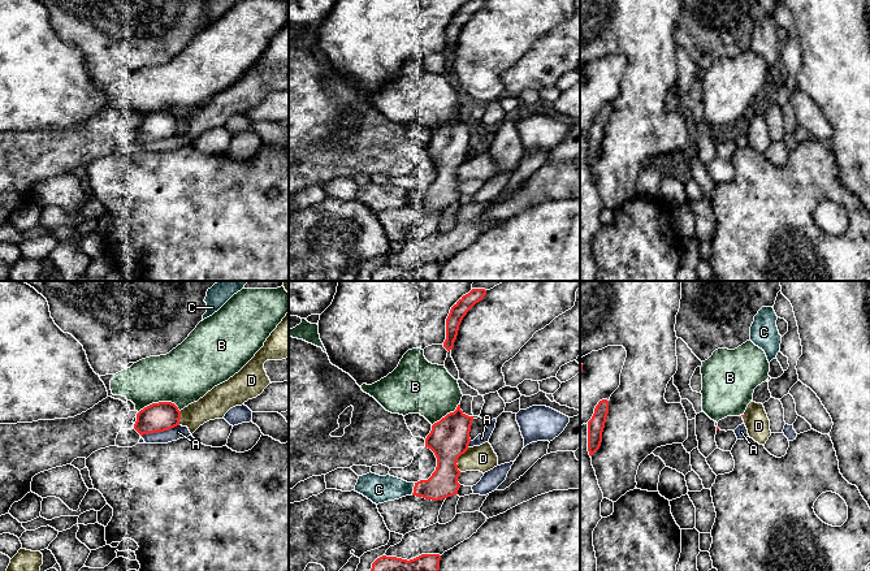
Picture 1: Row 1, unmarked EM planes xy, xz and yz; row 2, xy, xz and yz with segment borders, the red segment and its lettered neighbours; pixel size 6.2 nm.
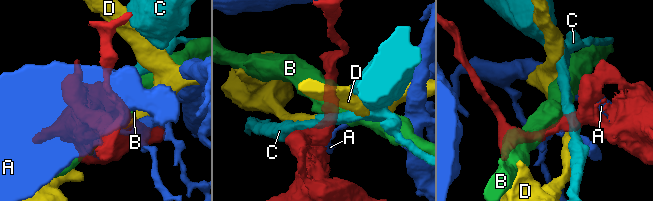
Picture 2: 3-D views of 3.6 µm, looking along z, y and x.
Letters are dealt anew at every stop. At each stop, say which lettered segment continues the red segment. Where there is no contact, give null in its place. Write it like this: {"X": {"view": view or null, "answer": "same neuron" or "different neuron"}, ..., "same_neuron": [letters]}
{"A": {"view": "xy", "answer": "different neuron"}, "B": {"view": "xy", "answer": "different neuron"}, "C": {"view": "xz", "answer": "different neuron"}, "D": {"view": "xz", "answer": "different neuron"}, "same_neuron": []}

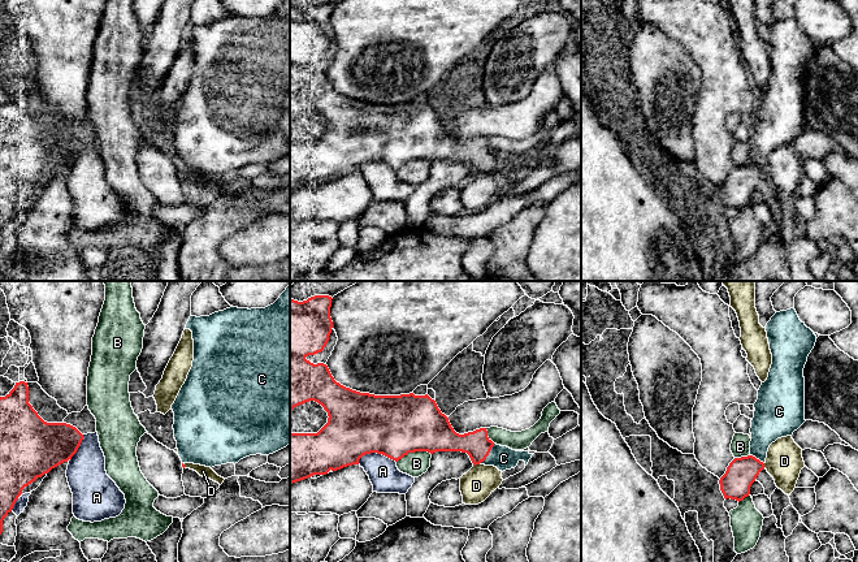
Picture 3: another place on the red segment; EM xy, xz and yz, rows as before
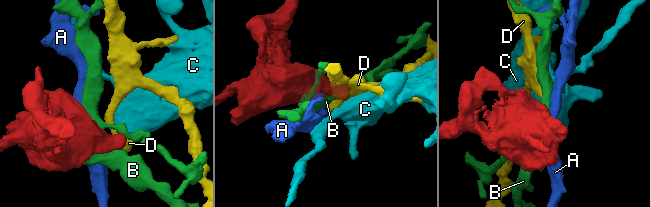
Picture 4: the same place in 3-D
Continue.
{"A": {"view": "xz", "answer": "different neuron"}, "B": {"view": "xz", "answer": "different neuron"}, "C": {"view": "xz", "answer": "same neuron"}, "D": {"view": "xz", "answer": "different neuron"}, "same_neuron": ["C"]}

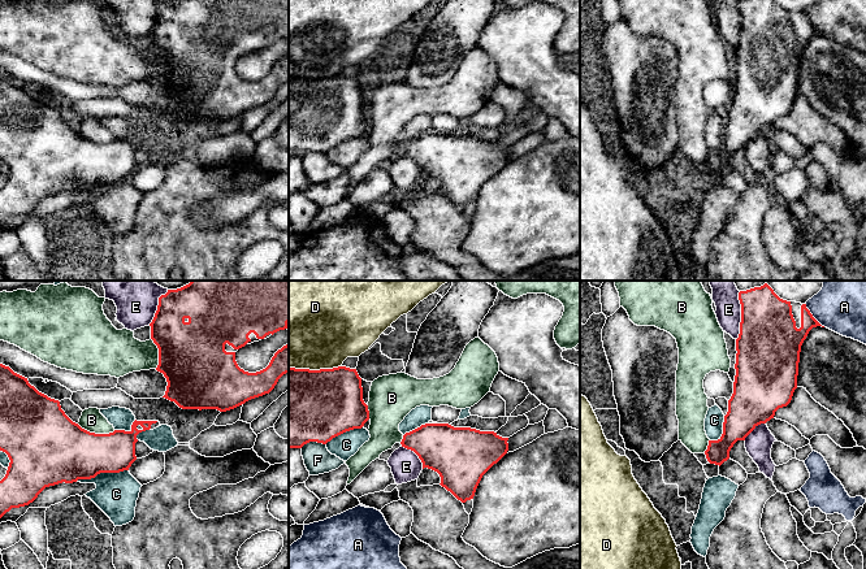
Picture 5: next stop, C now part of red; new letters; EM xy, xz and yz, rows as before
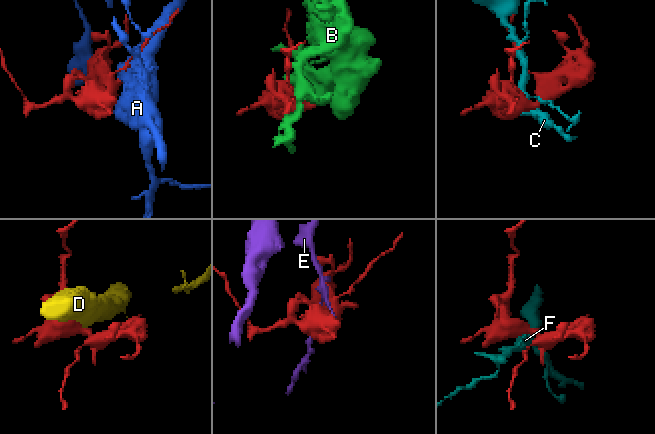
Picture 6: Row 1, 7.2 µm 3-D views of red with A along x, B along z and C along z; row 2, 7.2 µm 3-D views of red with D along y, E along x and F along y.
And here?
{"A": {"view": "yz", "answer": "different neuron"}, "B": {"view": "xy", "answer": "different neuron"}, "C": {"view": "xy", "answer": "different neuron"}, "D": {"view": "xz", "answer": "different neuron"}, "E": {"view": "yz", "answer": "different neuron"}, "F": {"view": "xz", "answer": "different neuron"}, "same_neuron": []}

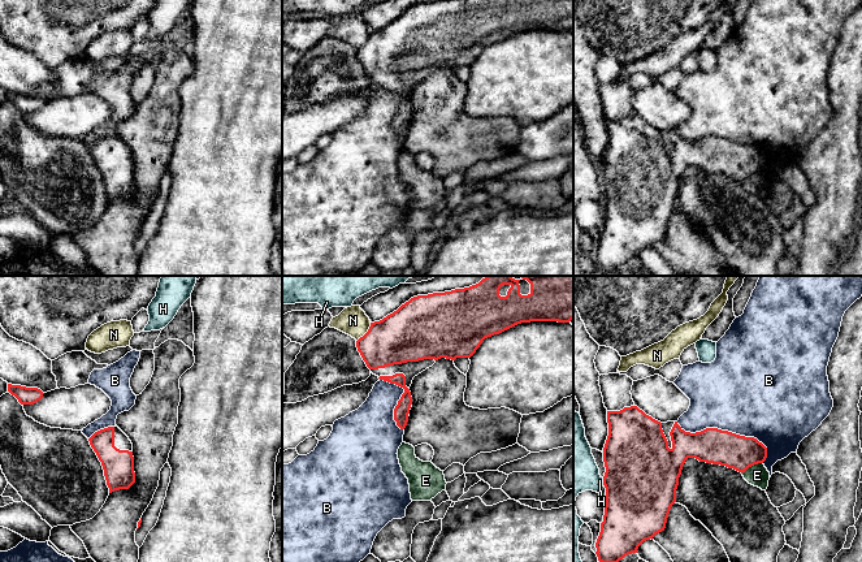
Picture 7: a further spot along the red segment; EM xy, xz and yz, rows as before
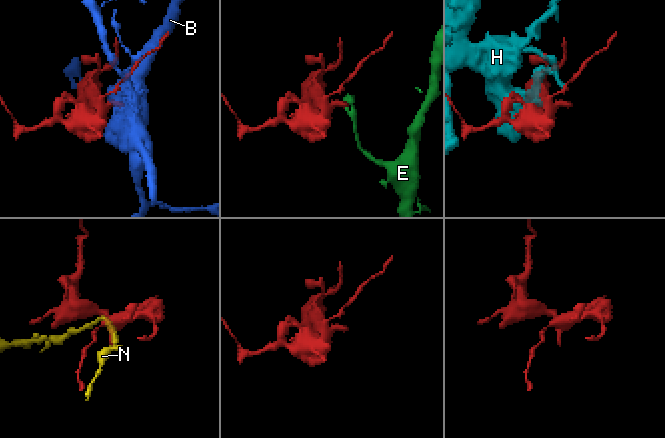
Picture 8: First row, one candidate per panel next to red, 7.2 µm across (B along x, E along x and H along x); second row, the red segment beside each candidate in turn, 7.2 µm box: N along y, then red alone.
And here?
{"B": {"view": "yz", "answer": "different neuron"}, "E": {"view": "yz", "answer": "different neuron"}, "H": {"view": "yz", "answer": "different neuron"}, "N": {"view": "xz", "answer": "different neuron"}, "same_neuron": []}

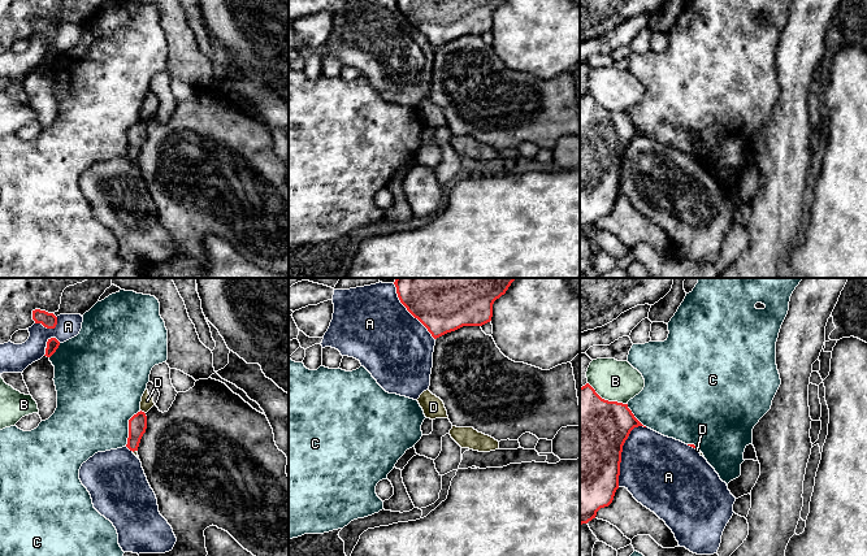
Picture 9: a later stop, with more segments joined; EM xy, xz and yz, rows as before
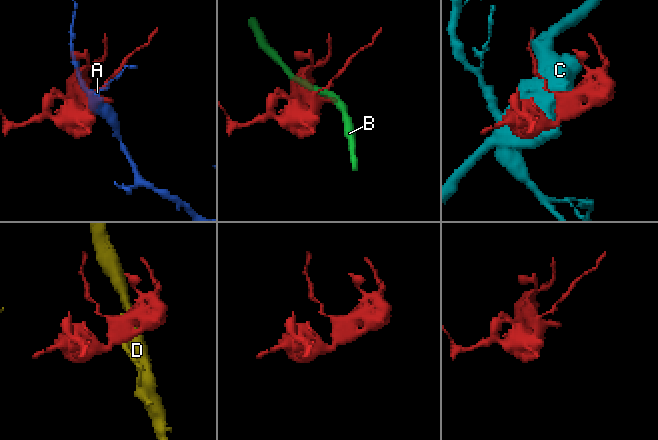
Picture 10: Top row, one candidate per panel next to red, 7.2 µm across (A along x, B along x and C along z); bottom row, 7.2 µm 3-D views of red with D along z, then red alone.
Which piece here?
{"A": {"view": "yz", "answer": "different neuron"}, "B": {"view": "yz", "answer": "different neuron"}, "C": {"view": "xy", "answer": "different neuron"}, "D": {"view": "xy", "answer": "different neuron"}, "same_neuron": []}

